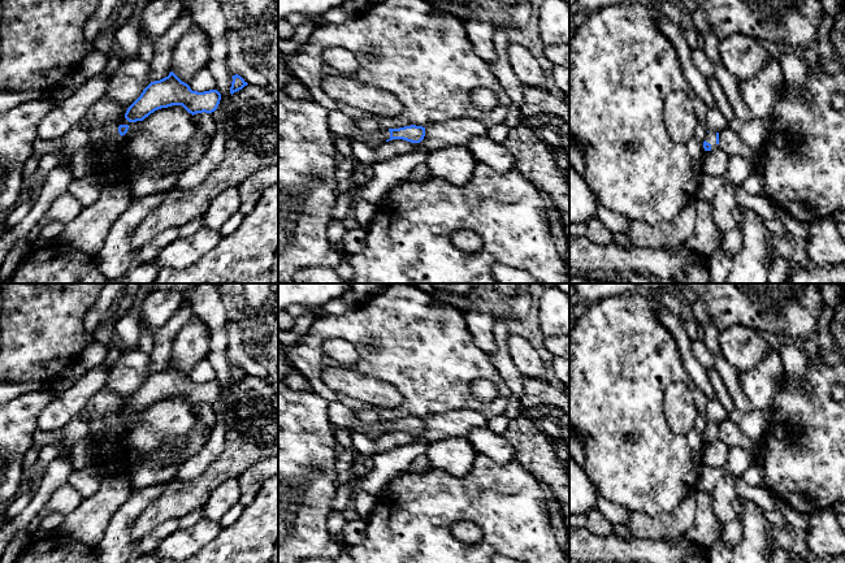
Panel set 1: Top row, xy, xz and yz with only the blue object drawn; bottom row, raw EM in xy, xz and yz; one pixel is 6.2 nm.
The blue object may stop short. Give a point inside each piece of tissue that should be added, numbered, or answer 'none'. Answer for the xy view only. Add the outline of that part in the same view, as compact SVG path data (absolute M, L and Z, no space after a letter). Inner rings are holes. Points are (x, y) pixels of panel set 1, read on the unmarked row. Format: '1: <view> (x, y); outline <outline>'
none

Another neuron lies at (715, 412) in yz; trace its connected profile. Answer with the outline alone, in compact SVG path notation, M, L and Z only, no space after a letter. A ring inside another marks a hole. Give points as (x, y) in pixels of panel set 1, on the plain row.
M714 395L712 398L708 398L708 402L706 406L707 423L720 424L727 417L728 417L728 413L722 406L722 403L719 402L718 397Z

